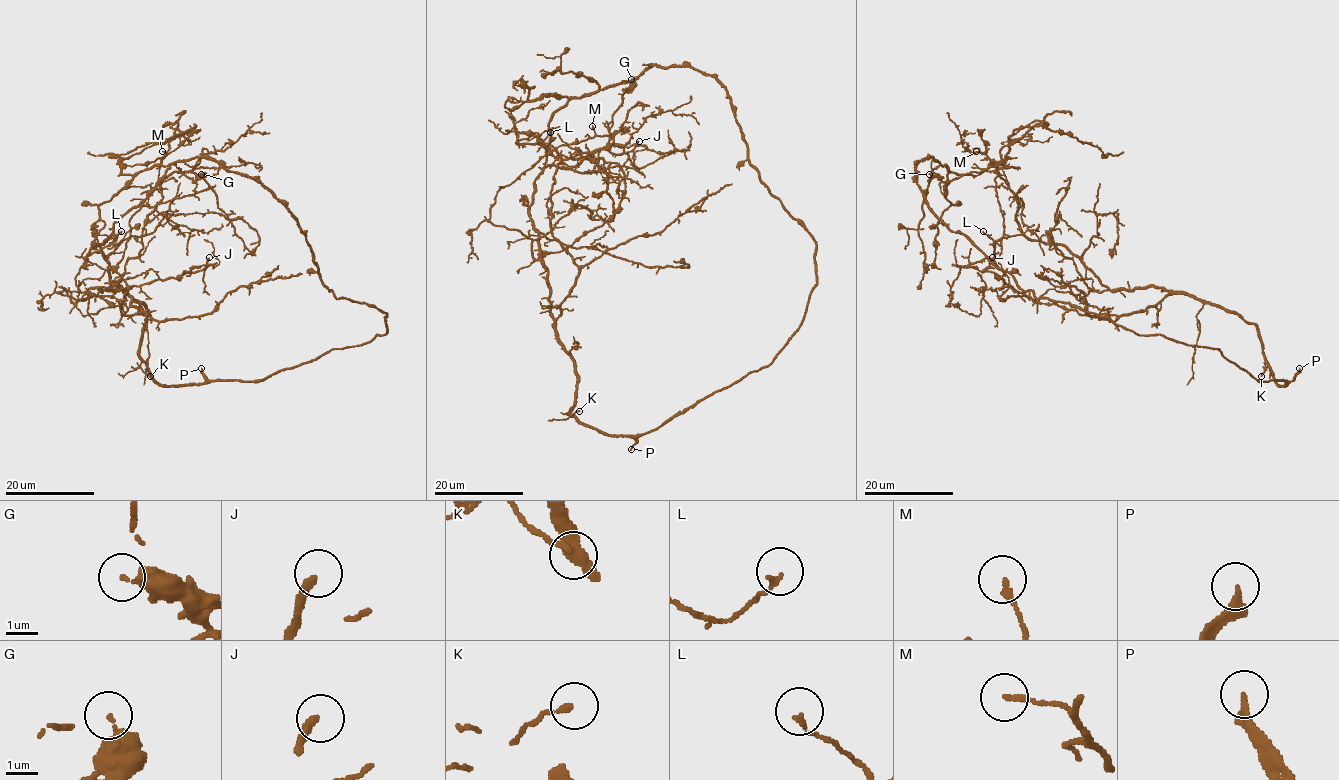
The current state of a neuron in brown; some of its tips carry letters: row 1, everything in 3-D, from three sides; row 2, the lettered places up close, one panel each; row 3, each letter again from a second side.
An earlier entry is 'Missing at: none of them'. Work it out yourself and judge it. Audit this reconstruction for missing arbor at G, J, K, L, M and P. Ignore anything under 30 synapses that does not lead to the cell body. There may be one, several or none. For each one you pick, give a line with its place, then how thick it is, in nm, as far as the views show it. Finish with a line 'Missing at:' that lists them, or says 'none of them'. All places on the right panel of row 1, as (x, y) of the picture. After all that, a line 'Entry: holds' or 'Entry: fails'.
P: (1299, 368) | 240 nm
Missing at: P
Entry: fails

